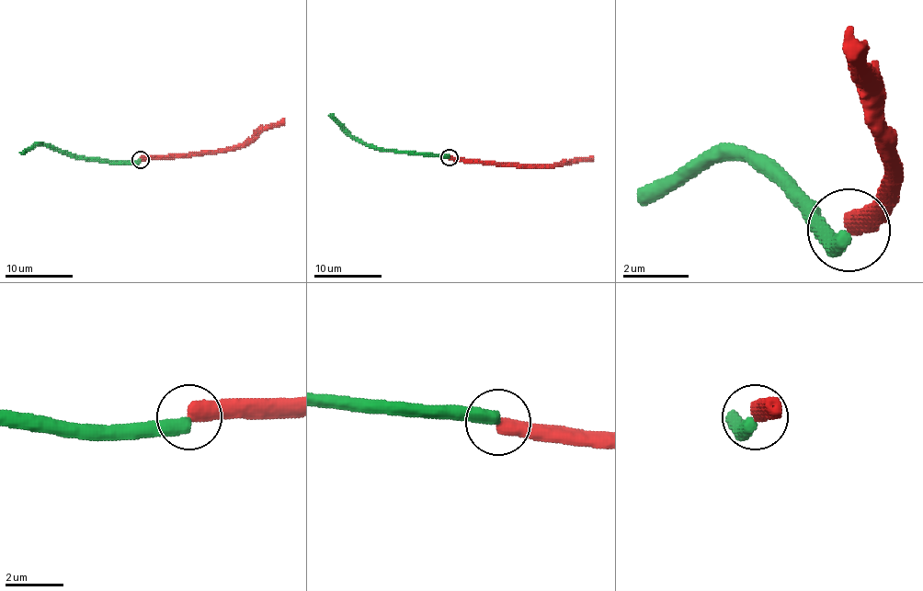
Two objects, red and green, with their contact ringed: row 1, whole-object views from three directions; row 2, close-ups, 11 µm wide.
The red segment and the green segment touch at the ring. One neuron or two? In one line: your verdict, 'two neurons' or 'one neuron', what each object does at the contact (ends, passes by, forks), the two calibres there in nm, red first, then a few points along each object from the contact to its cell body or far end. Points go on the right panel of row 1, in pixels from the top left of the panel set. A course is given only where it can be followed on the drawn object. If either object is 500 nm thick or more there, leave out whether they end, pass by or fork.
two neurons | 500/440 nm | red via (850, 228), (883, 195), (883, 170), (867, 87), (867, 54), (842, 29) | green via (842, 228), (834, 236), (759, 162), (685, 162), (635, 203)

